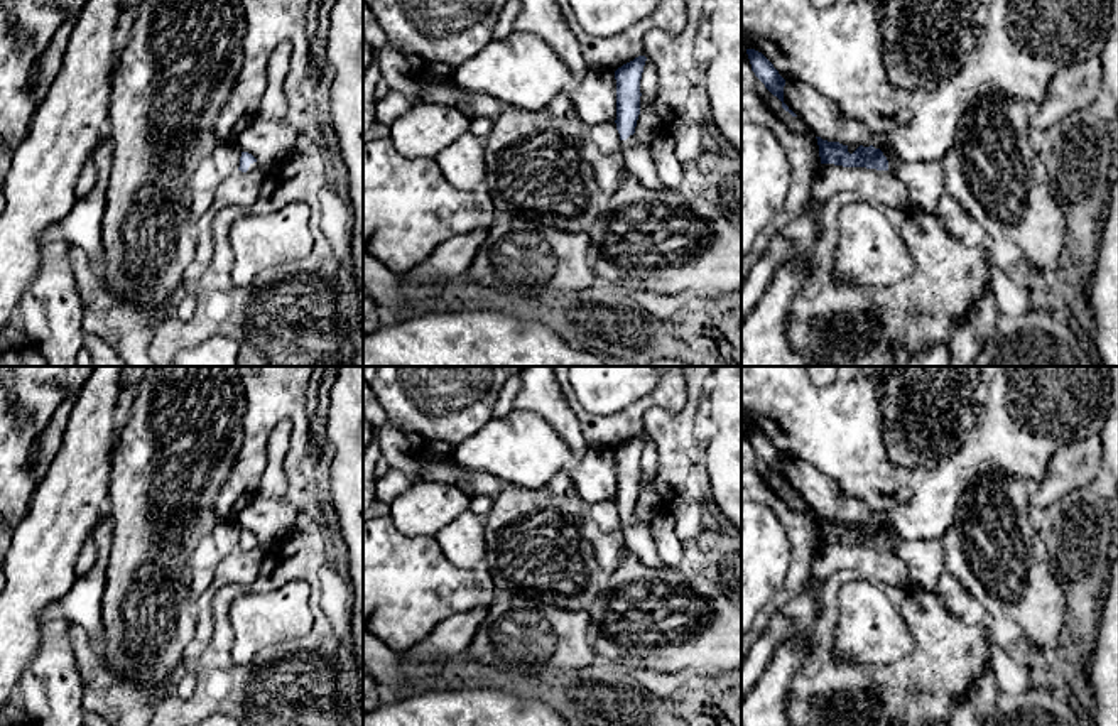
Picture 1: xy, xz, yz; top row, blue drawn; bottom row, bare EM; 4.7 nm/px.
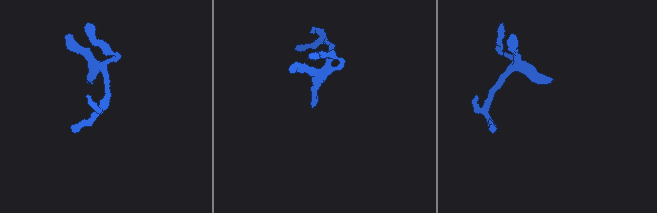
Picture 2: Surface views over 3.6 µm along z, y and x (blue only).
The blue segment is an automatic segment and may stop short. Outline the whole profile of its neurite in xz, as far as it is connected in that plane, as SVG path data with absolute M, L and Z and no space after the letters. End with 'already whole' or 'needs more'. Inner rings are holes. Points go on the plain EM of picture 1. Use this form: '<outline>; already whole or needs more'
M638 434L615 449L616 458L616 508L620 525L625 528L630 554L649 567L662 567L657 547L650 535L650 525L633 518L640 493L640 458L647 436Z; needs more

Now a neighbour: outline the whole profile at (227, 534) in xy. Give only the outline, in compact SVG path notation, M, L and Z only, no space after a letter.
M220 520L211 532L221 557L226 557L240 545L242 527L235 520Z

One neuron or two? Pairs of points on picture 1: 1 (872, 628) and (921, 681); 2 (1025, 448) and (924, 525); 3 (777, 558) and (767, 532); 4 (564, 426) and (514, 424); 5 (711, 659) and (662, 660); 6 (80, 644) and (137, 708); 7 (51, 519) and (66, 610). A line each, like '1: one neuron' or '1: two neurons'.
1: two neurons
2: one neuron
3: one neuron
4: two neurons
5: one neuron
6: one neuron
7: two neurons

